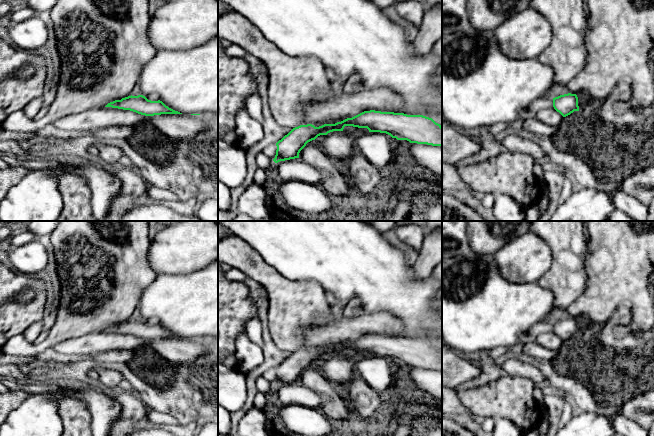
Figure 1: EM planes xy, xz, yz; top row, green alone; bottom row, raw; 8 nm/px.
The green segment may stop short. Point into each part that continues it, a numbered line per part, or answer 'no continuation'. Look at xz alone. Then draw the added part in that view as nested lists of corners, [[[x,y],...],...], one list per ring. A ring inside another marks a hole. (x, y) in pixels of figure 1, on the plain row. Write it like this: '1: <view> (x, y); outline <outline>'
1: xz (329, 334); outline [[[387,312],[364,313],[354,319],[335,317],[334,320],[321,321],[318,327],[306,330],[301,349],[312,348],[319,351],[335,348],[370,334],[402,337],[402,325]]]

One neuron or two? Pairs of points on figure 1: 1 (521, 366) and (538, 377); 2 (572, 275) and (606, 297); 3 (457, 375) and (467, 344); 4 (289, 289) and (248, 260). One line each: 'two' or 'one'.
1: one
2: two
3: two
4: one

